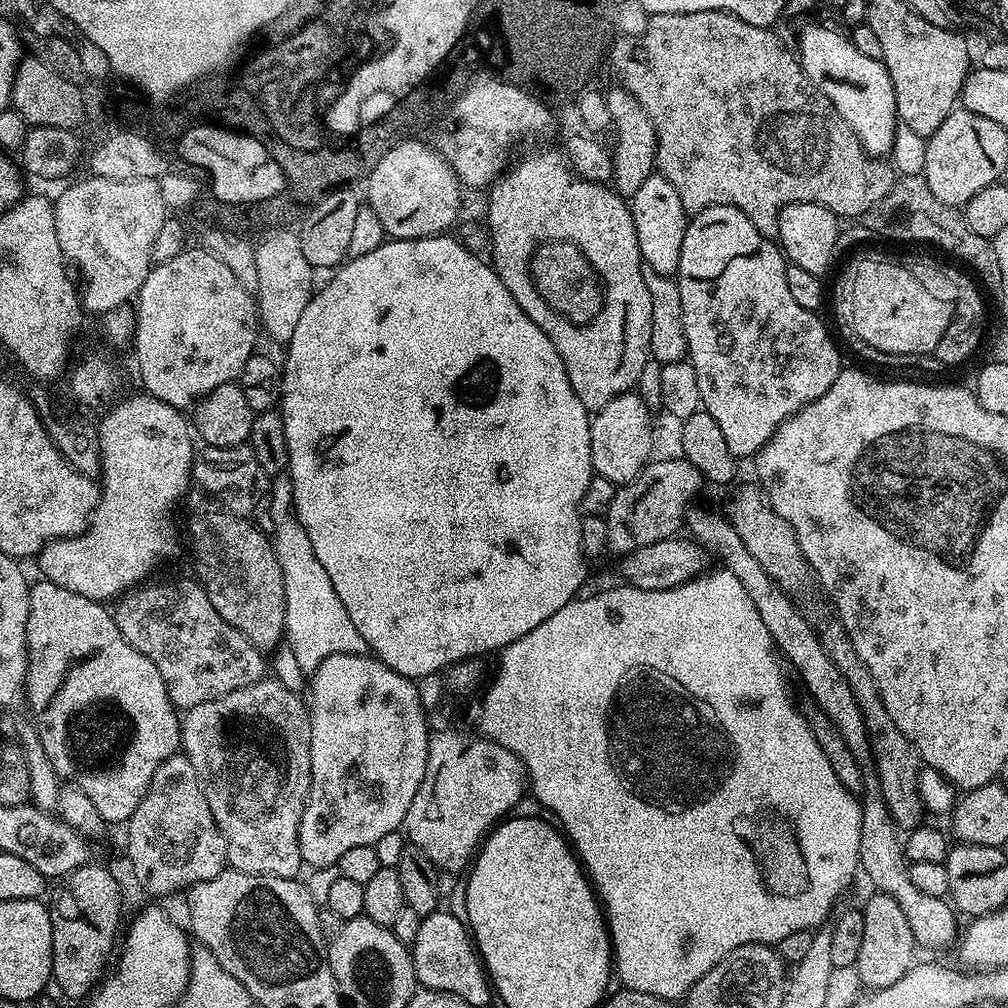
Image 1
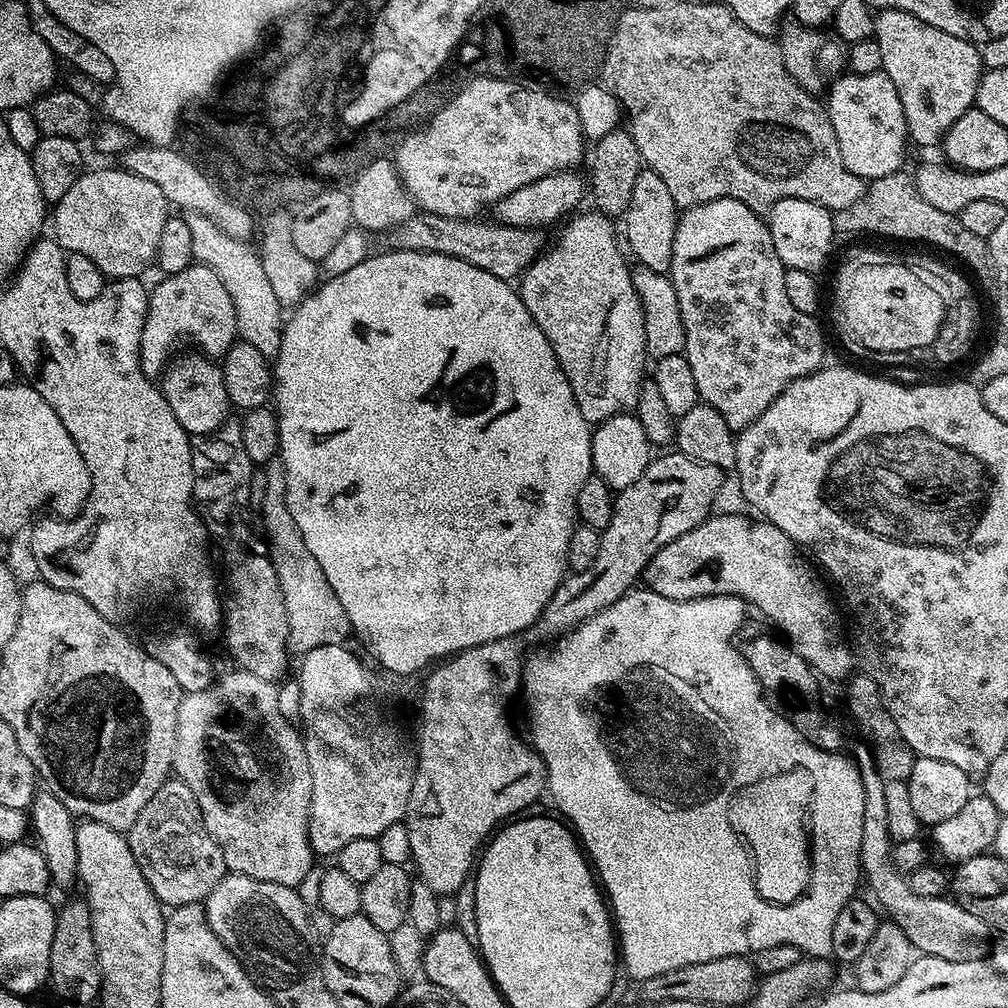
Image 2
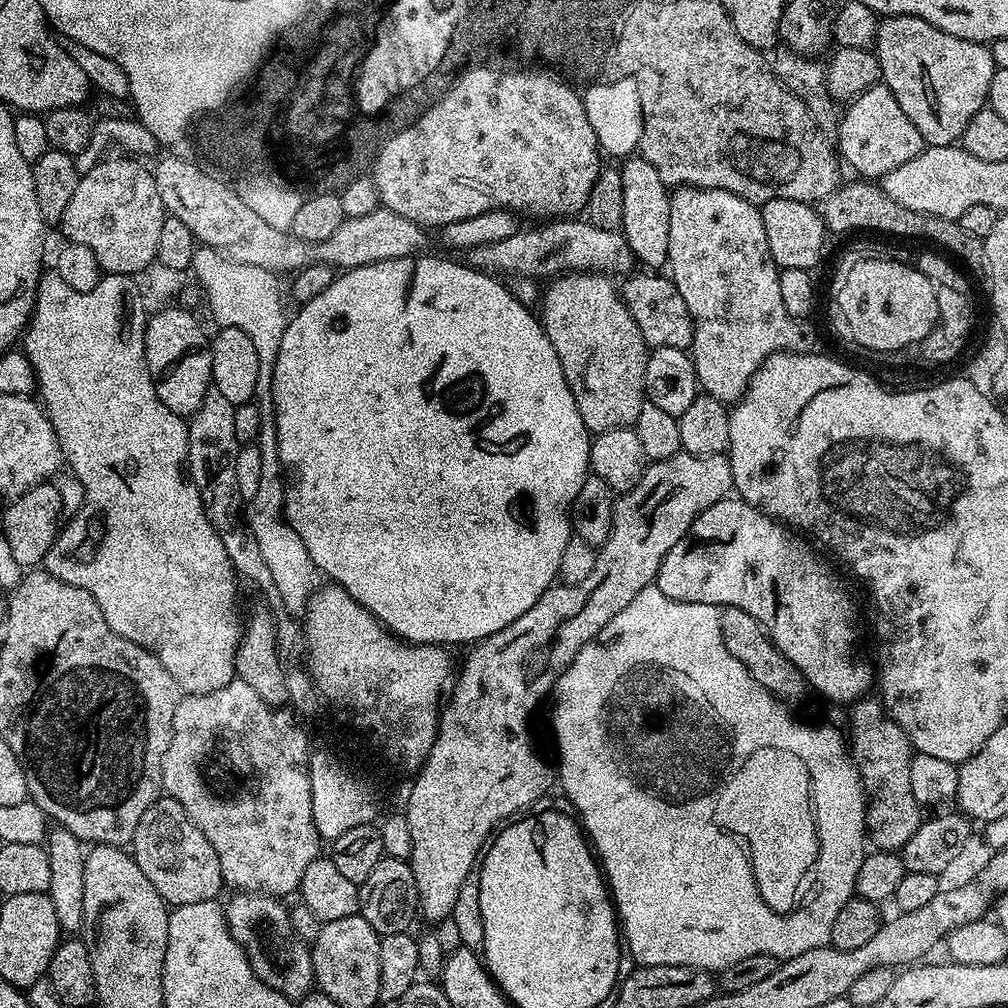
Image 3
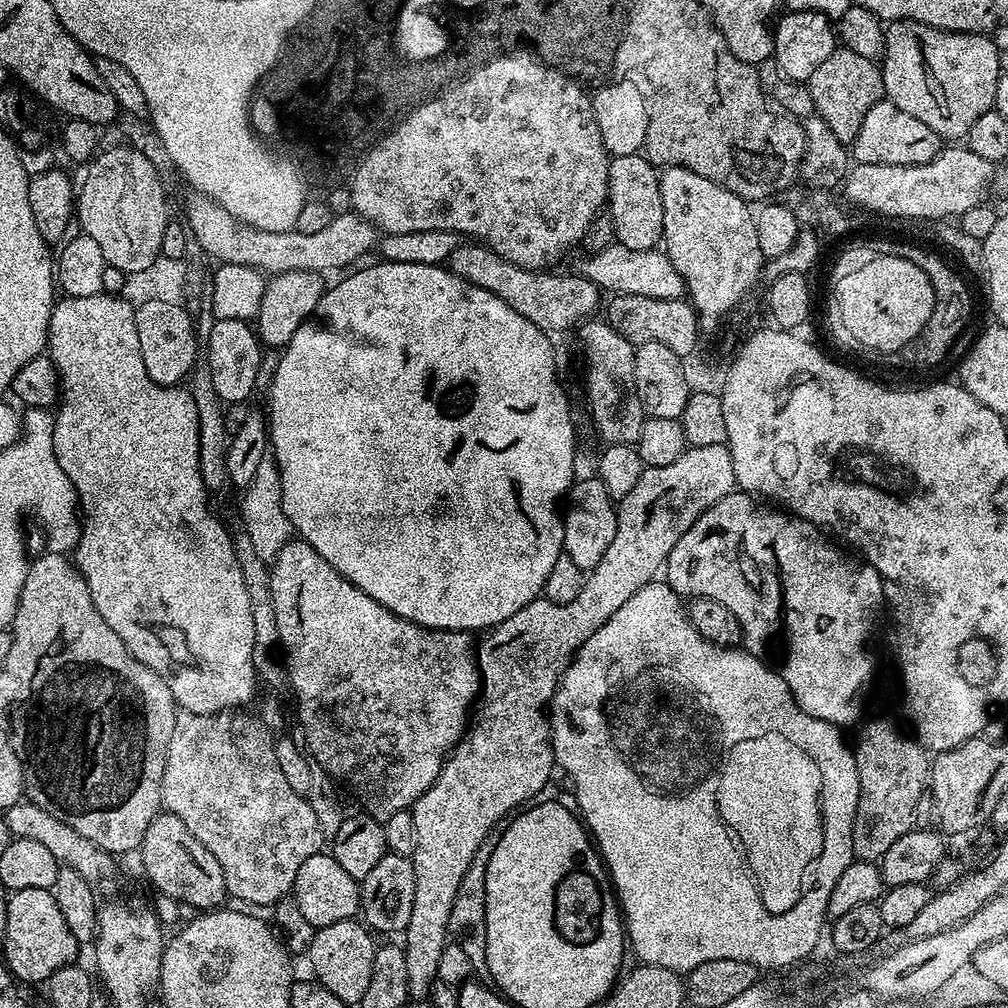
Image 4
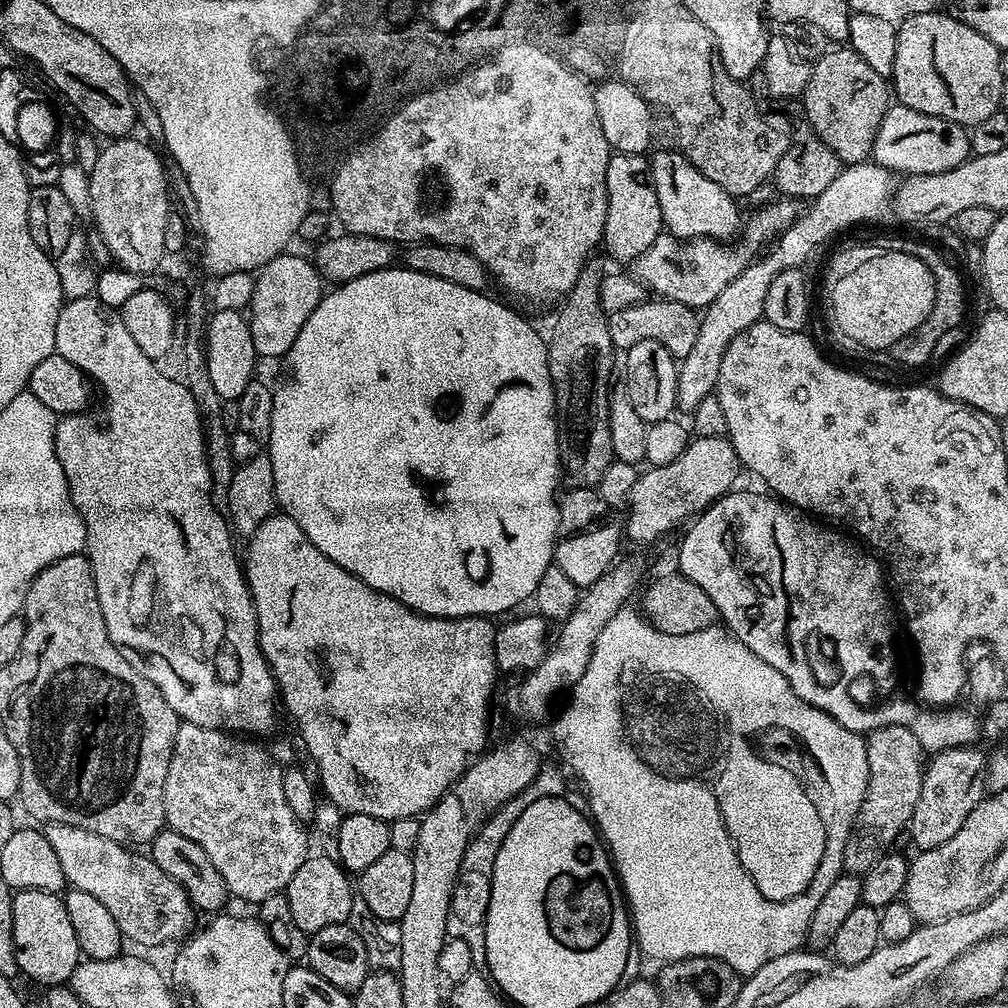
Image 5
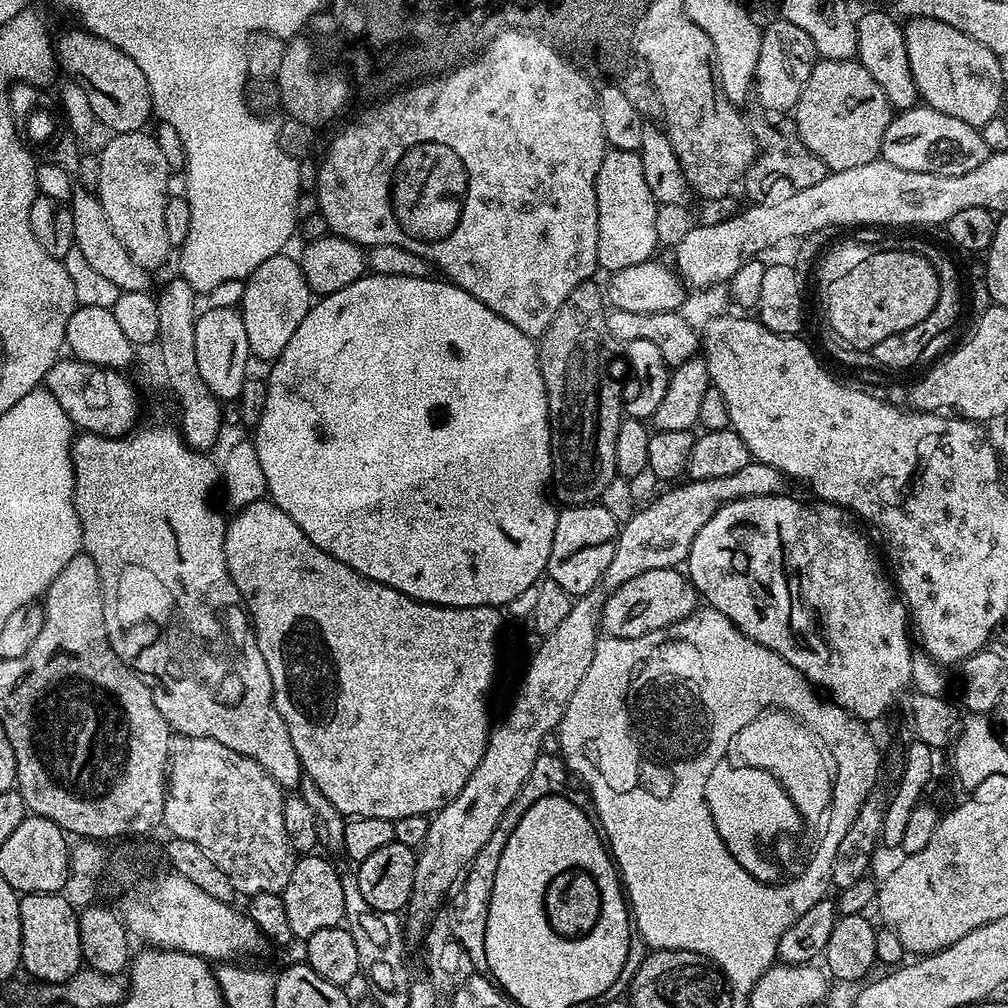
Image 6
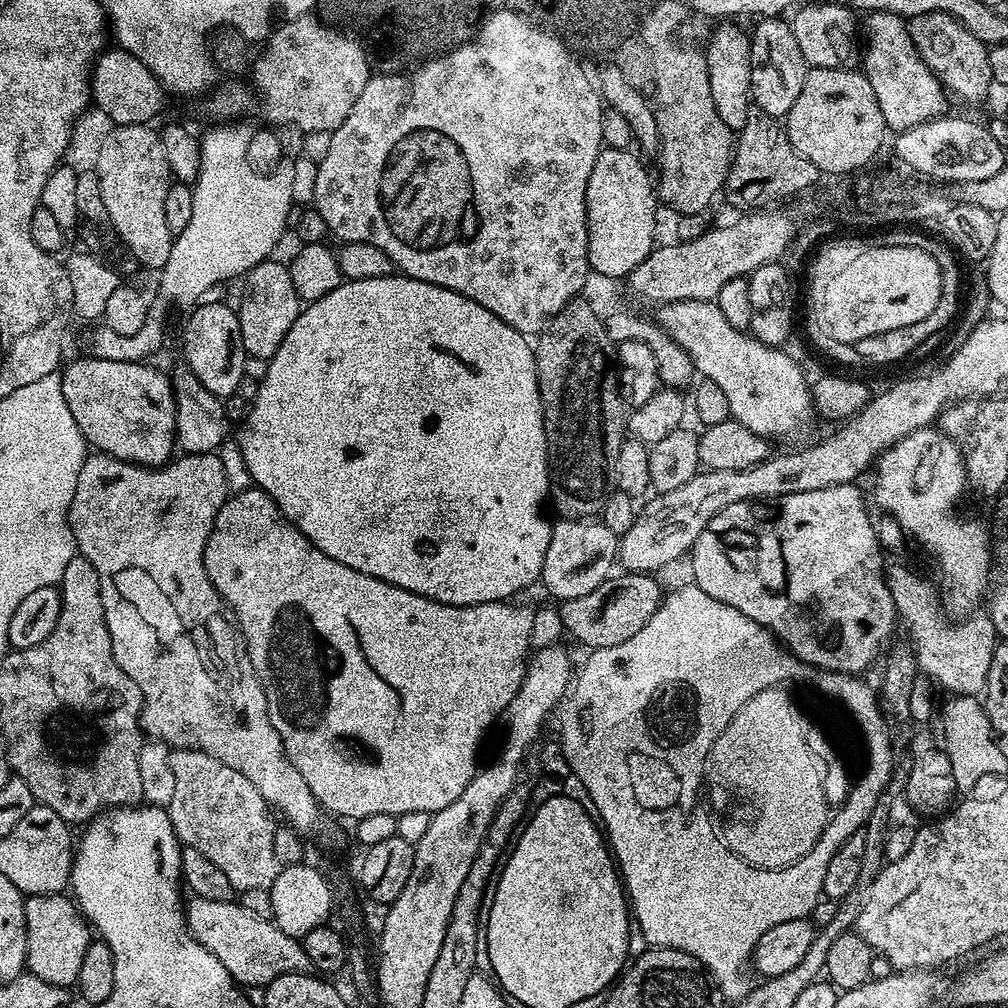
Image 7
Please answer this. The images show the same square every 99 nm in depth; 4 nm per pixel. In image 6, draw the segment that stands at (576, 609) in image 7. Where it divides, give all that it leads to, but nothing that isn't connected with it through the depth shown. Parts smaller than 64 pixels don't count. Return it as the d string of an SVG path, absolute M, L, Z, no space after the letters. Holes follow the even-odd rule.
M679 567L646 570L646 574L638 574L638 578L630 578L630 582L607 593L600 612L600 626L605 637L633 640L685 620L697 607L696 588Z

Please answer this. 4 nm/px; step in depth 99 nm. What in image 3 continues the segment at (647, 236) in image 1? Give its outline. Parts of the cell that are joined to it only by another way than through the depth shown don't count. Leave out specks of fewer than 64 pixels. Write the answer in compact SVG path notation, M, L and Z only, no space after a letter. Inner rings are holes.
M633 154L619 165L619 171L622 178L622 220L620 227L626 238L626 242L630 246L633 257L637 261L640 260L641 265L647 266L649 269L659 269L661 266L667 265L668 247L670 246L670 189L667 184L662 182L662 178L658 178L658 170L654 170L654 166L650 166L650 162L646 162L644 157L639 154Z

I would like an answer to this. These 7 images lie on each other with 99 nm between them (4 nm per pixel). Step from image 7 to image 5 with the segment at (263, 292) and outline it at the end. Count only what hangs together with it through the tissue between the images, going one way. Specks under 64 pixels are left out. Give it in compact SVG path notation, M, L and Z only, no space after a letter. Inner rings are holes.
M275 256L269 264L255 273L256 285L252 302L246 309L246 319L250 326L250 338L254 338L257 357L276 356L283 358L294 346L298 330L306 326L306 318L314 314L321 296L326 291L325 281L316 270L315 263L304 256Z

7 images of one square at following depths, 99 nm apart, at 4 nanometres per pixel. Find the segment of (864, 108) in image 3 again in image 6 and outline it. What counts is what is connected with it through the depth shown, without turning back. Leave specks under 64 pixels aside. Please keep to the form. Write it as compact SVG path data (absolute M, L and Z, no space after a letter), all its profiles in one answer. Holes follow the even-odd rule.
M927 106L897 111L890 126L886 126L886 134L882 134L880 147L882 159L890 162L890 166L898 166L898 170L918 170L947 176L974 170L974 166L986 162L989 154L979 128L962 122L962 118L950 118L950 114L942 114Z

